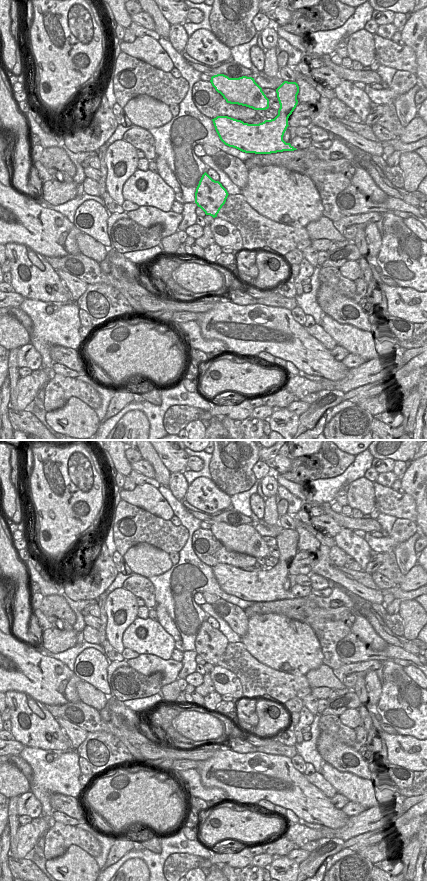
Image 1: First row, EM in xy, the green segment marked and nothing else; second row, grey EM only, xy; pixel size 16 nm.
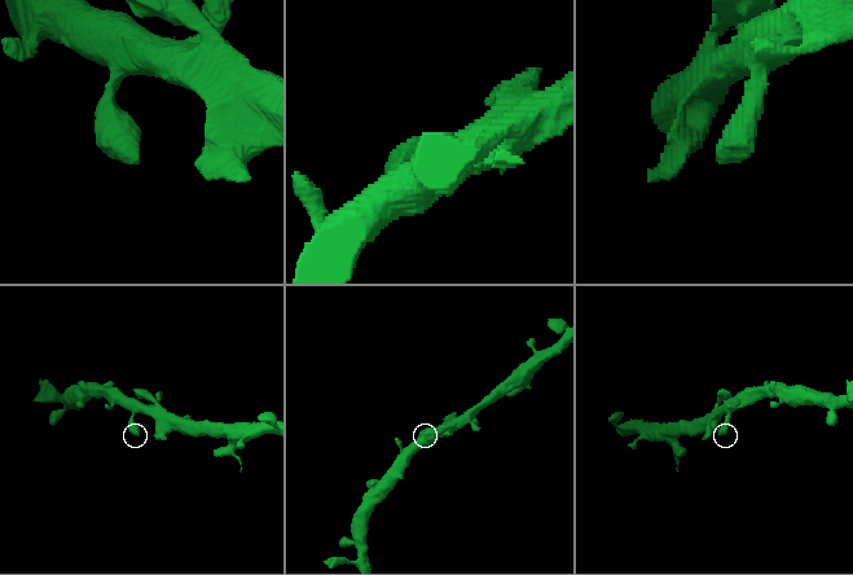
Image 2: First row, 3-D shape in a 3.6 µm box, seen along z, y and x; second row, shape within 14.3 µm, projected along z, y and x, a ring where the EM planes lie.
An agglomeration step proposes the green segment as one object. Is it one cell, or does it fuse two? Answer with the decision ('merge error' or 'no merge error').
no merge error

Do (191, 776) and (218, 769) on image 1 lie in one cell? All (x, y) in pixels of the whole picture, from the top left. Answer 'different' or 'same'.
different

